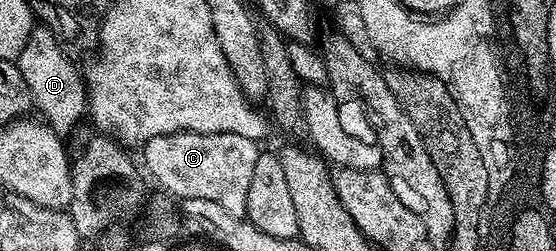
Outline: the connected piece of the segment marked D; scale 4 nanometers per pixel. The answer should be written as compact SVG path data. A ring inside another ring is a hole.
M45 25L35 26L34 32L28 37L24 49L16 60L20 73L24 77L24 85L30 90L30 101L33 110L56 134L66 137L83 118L88 115L88 100L83 72L77 67L64 50L57 35Z

